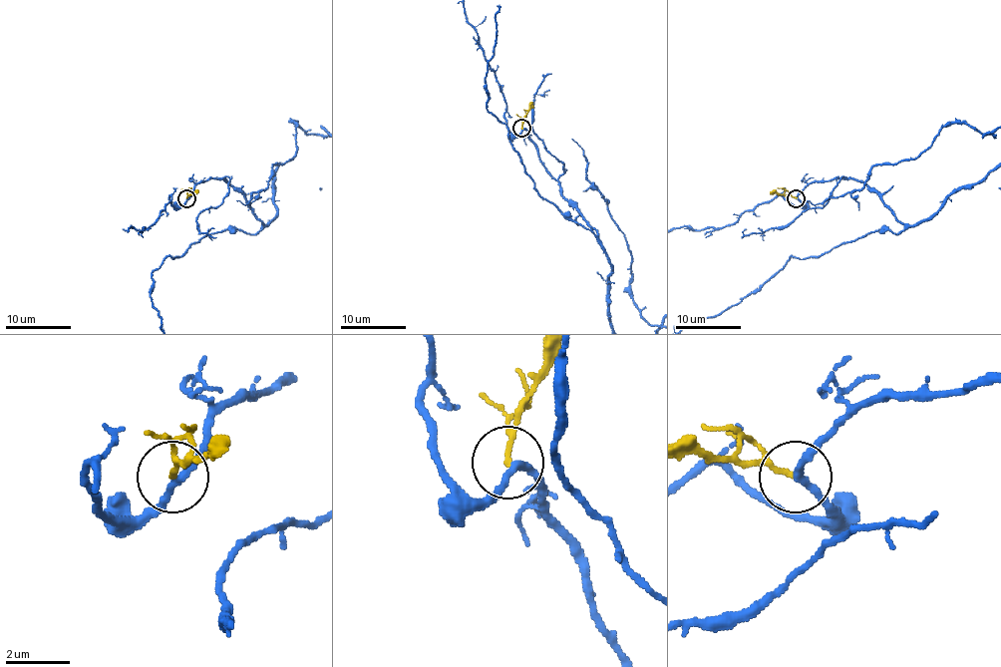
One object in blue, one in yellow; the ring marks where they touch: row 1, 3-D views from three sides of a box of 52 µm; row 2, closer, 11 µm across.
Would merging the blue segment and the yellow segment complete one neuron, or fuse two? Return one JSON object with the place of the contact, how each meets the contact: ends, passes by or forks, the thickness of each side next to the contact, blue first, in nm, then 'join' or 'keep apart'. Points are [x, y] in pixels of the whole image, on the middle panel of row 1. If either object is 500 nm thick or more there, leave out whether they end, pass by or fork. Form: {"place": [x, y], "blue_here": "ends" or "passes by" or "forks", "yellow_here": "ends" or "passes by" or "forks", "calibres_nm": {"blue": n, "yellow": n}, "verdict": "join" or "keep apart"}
{"place": [521, 128], "blue_here": "passes by", "yellow_here": "ends", "calibres_nm": {"blue": 220, "yellow": 160}, "verdict": "keep apart"}

